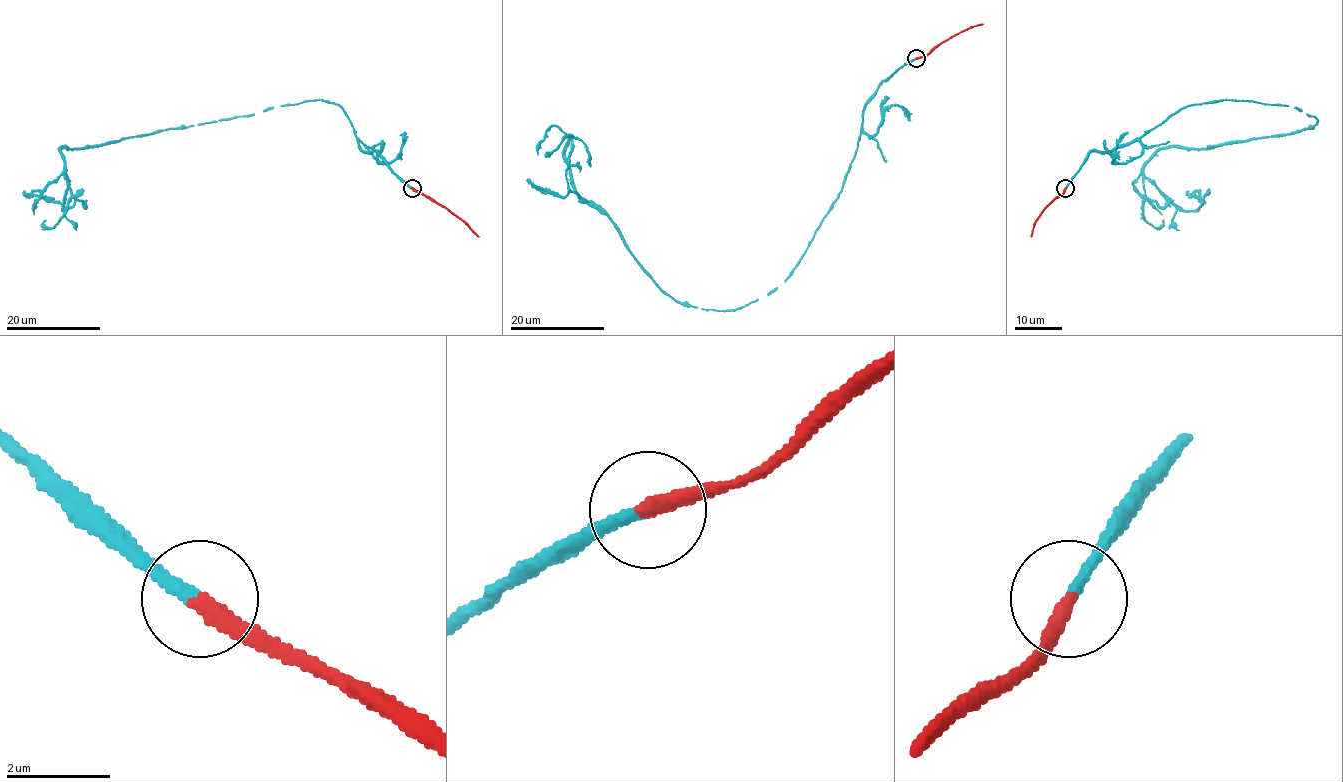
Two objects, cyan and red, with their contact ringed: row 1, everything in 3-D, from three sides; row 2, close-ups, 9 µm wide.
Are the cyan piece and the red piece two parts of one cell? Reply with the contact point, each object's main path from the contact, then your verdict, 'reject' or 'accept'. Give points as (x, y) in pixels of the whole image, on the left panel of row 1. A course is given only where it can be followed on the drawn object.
(412, 188) | cyan via (412, 188), (376, 151), (359, 146), (337, 104), (306, 100), (60, 149), (64, 210), (23, 191) | red via (412, 188), (453, 212), (479, 236) | accept

